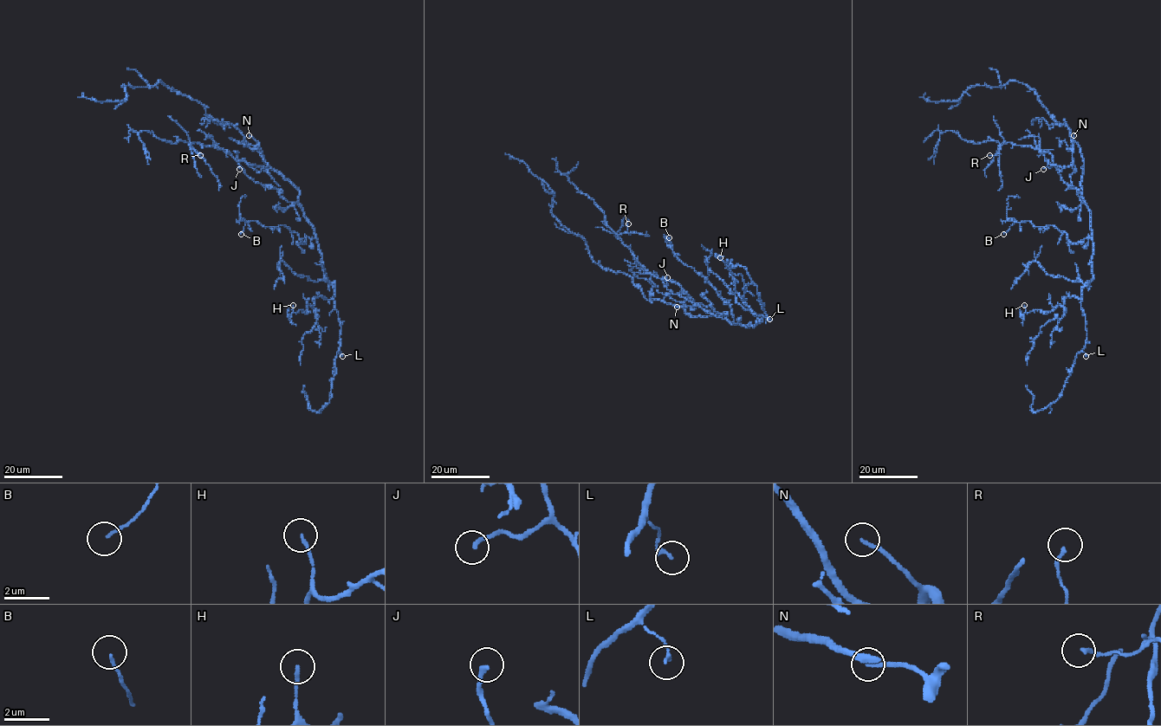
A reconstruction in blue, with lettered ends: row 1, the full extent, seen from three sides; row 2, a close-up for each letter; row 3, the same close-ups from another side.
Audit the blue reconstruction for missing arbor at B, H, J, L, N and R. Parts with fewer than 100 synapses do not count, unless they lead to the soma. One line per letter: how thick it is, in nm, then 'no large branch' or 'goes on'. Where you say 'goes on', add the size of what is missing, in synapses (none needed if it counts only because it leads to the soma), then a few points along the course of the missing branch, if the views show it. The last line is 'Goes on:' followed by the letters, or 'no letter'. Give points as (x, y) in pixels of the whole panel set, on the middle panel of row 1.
B: 100 nm | no large branch
H: 140 nm | no large branch
J: 180 nm | no large branch
L: 170 nm | no large branch
N: 160 nm | goes on | (677, 307), (653, 304), (632, 292), (612, 286), (584, 273), (567, 271), (556, 256), (541, 250)
R: 130 nm | no large branch
Goes on: N

